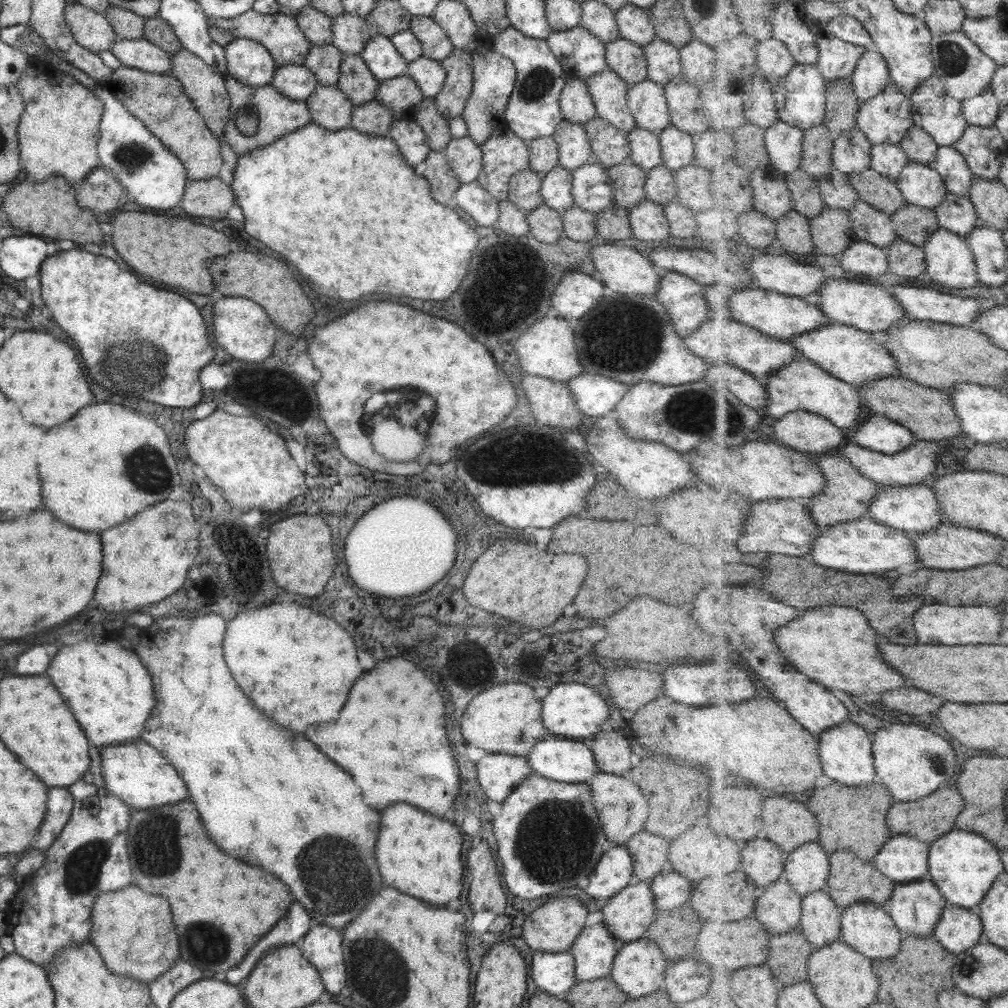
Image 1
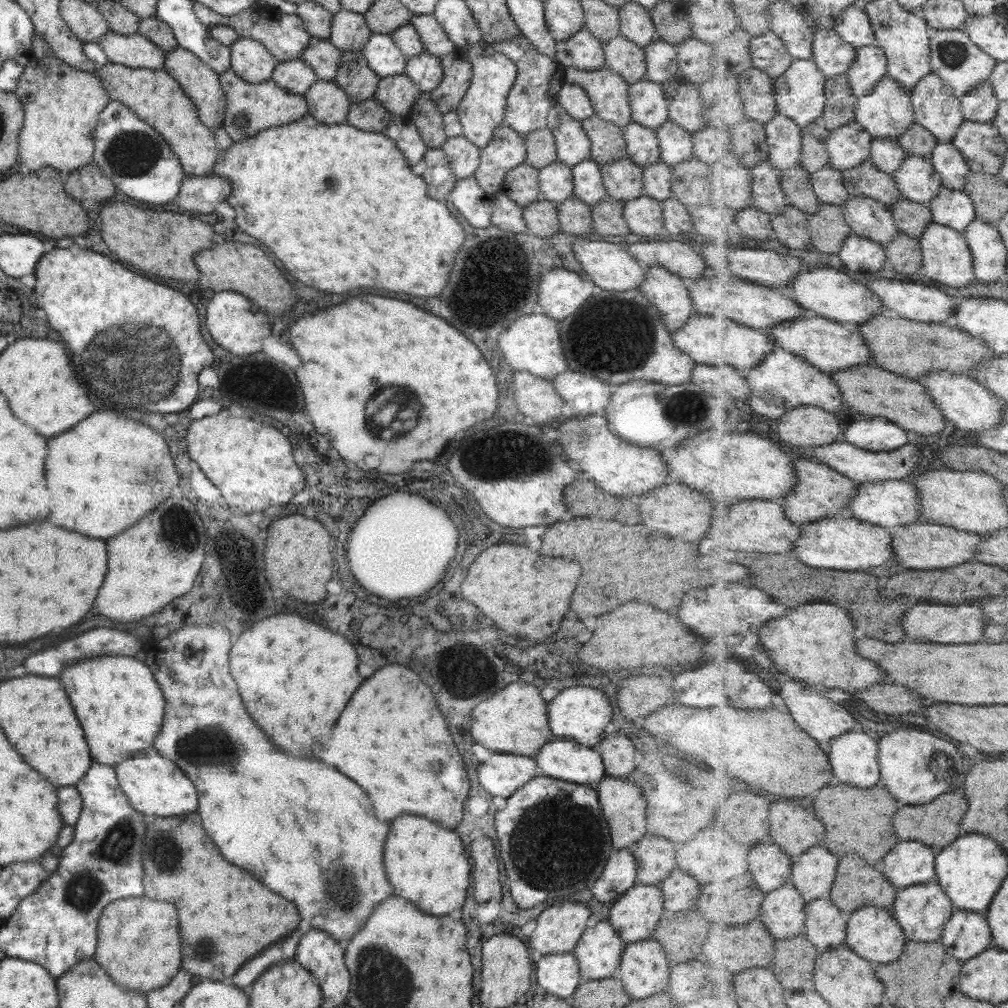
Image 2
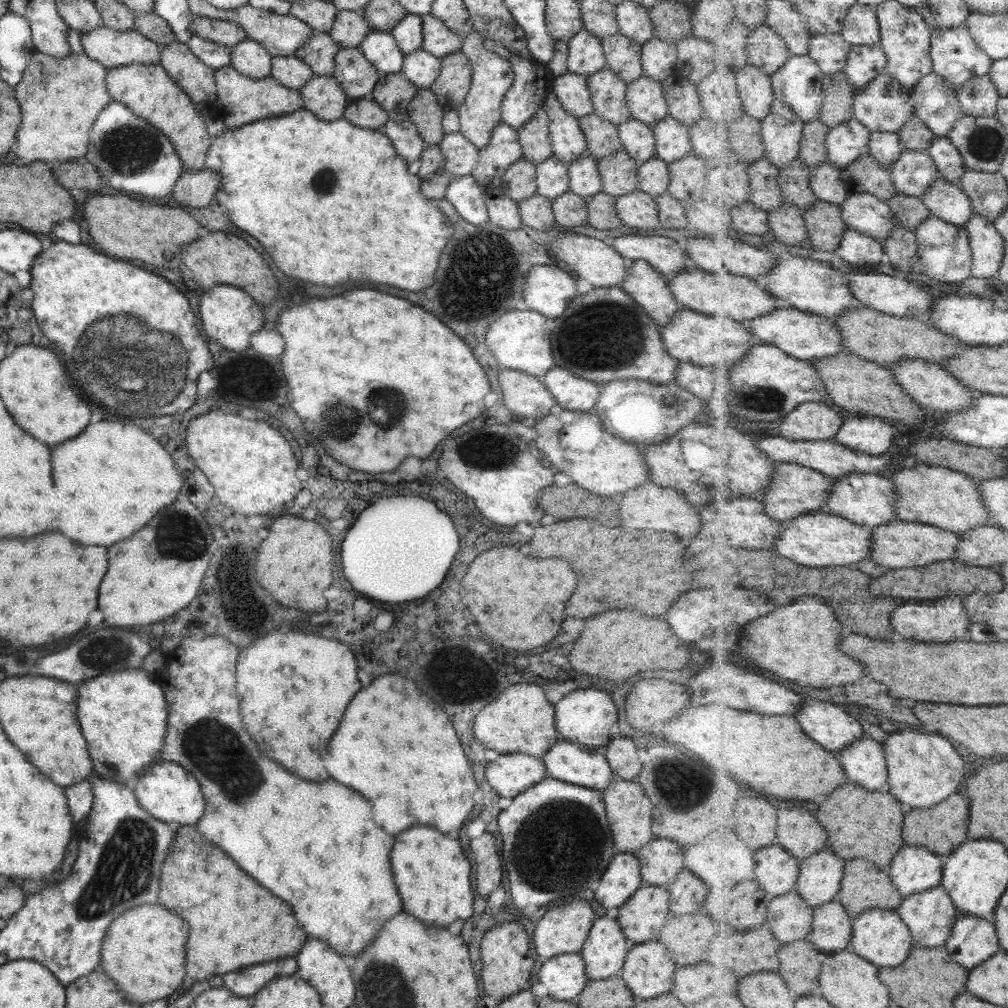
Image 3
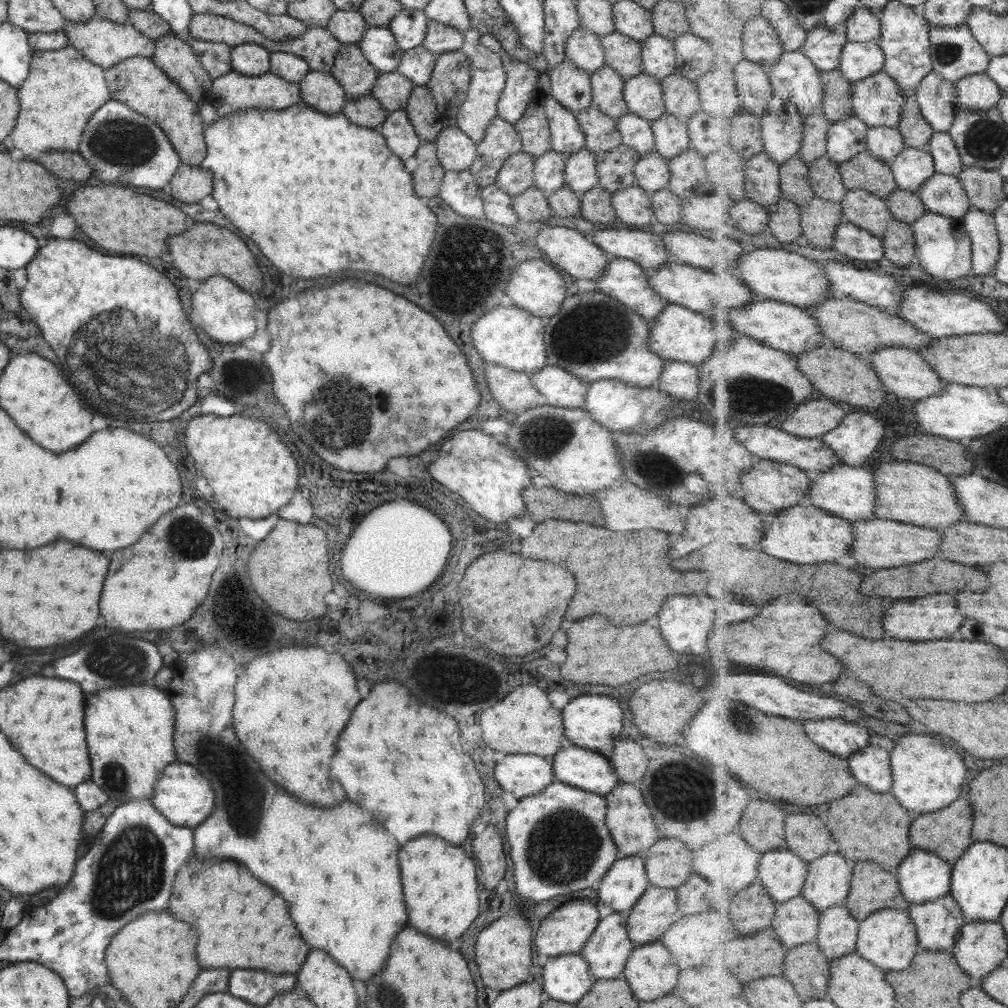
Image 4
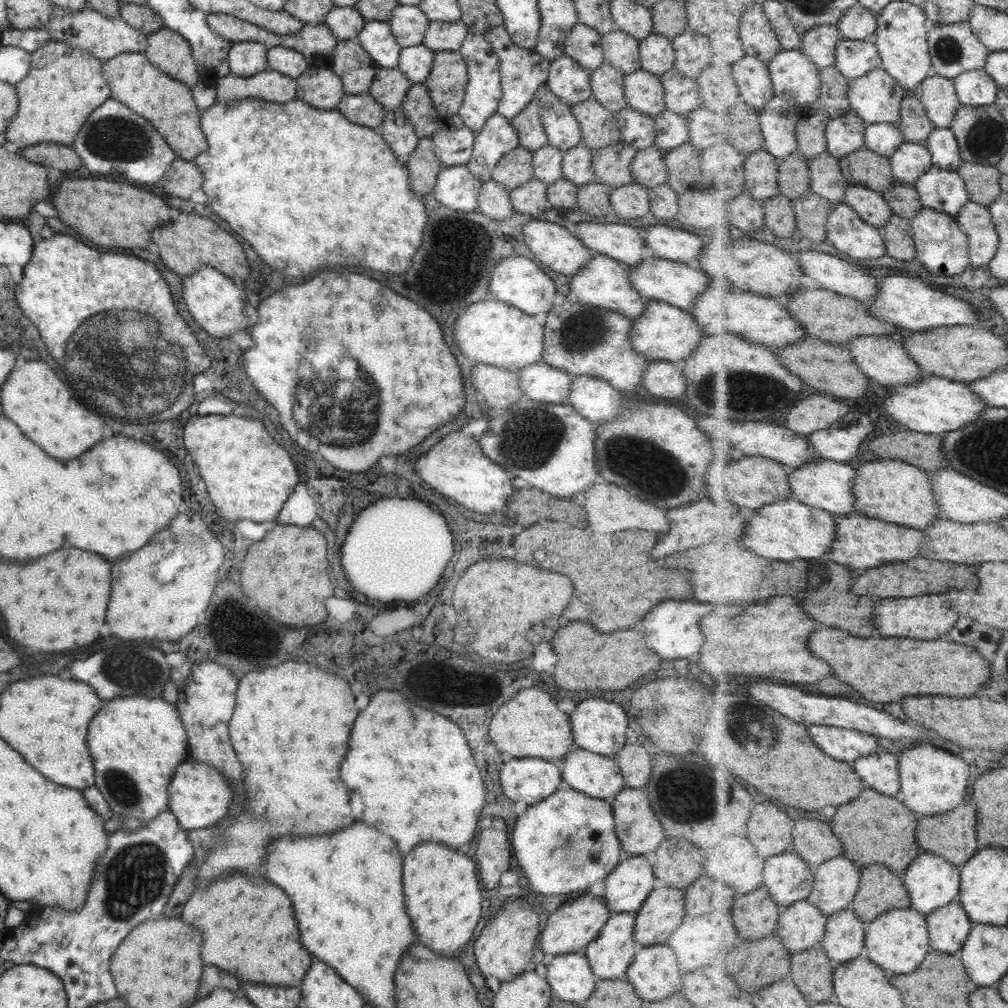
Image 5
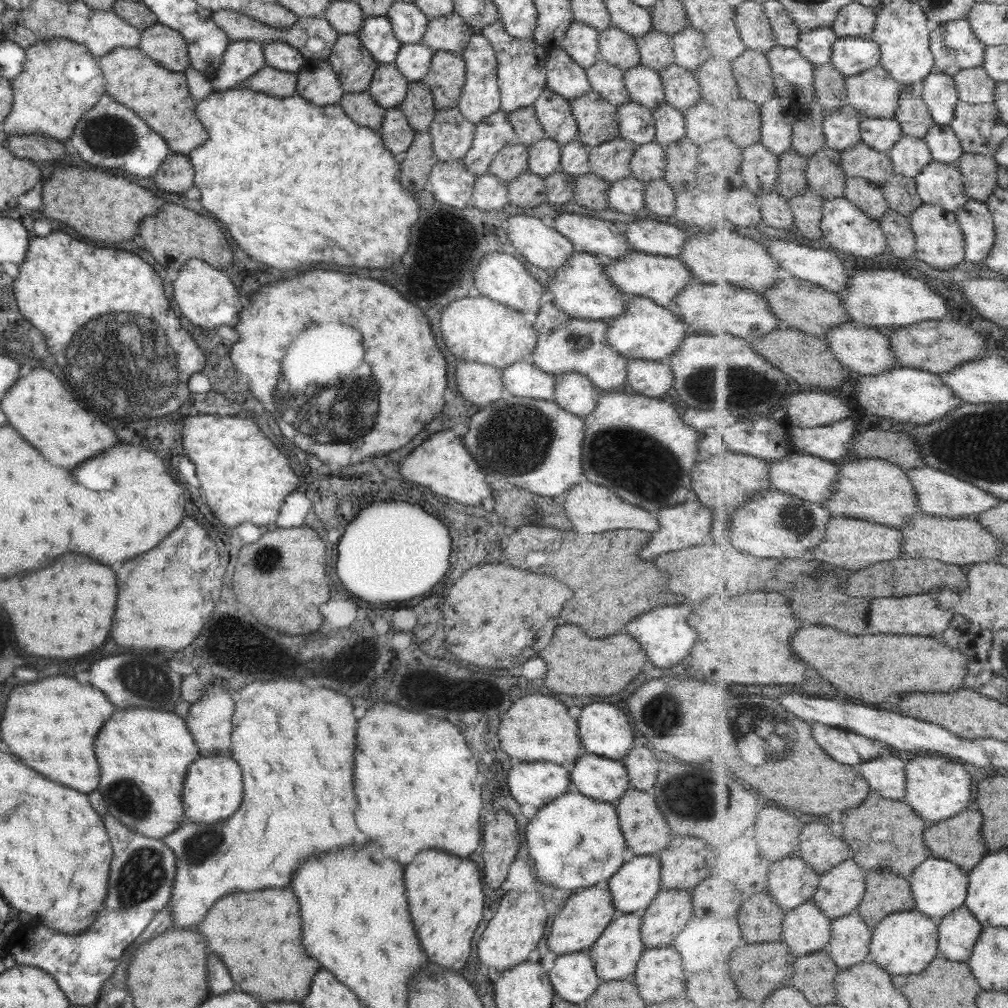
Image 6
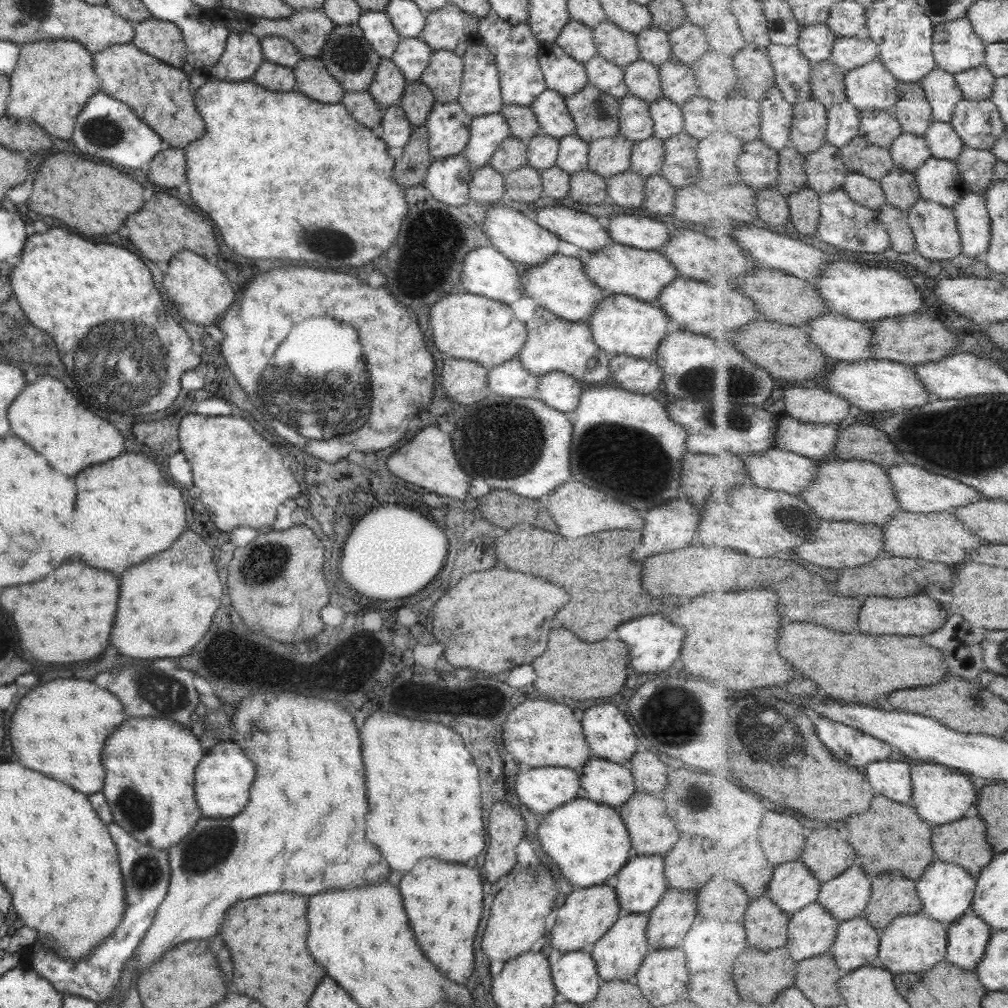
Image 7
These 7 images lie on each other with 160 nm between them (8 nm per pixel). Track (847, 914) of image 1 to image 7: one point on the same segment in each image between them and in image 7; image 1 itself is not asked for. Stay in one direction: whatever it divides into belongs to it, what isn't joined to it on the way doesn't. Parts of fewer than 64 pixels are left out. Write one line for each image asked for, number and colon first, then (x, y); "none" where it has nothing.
2: (873, 932)
3: (881, 936)
4: (889, 938)
5: (898, 940)
6: (904, 943)
7: (914, 943)

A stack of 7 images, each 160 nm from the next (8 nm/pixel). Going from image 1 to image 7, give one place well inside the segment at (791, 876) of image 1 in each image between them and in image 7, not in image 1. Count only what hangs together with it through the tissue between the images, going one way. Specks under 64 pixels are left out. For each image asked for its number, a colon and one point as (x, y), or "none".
2: (814, 873)
3: (821, 876)
4: (829, 880)
5: (836, 882)
6: (842, 889)
7: (846, 897)

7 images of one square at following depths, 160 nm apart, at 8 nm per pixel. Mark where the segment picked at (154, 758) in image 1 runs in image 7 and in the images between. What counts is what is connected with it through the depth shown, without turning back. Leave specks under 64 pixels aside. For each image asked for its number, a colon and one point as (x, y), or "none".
2: (153, 786)
3: (168, 793)
4: (180, 794)
5: (197, 796)
6: (211, 789)
7: (221, 781)

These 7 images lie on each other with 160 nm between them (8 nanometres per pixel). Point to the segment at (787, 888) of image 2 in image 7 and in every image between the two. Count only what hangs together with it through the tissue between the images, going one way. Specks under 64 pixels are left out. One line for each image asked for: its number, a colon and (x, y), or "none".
3: (792, 918)
4: (797, 920)
5: (803, 925)
6: (807, 929)
7: (812, 931)

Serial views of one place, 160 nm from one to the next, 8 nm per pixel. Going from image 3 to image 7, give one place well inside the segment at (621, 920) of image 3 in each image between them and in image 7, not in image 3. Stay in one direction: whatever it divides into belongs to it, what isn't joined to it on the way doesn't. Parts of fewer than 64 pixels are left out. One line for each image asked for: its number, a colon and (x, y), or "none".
4: (650, 915)
5: (660, 913)
6: (668, 912)
7: (667, 923)

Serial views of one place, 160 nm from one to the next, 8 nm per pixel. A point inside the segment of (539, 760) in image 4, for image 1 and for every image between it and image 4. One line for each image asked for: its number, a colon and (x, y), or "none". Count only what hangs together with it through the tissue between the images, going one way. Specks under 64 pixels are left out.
1: (498, 775)
2: (501, 775)
3: (508, 775)

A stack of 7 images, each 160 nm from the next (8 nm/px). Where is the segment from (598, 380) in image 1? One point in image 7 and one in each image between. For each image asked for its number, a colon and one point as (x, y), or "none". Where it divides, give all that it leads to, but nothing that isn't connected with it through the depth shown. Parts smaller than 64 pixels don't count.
2: (586, 396)
3: (571, 393)
4: (561, 389)
5: (540, 382)
6: (521, 379)
7: (510, 379)

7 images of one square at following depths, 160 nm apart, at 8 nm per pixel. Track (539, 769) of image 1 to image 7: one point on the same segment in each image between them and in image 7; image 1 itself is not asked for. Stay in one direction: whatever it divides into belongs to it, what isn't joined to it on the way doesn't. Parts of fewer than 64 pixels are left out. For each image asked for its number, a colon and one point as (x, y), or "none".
2: (563, 760)
3: (584, 767)
4: (579, 768)
5: (599, 777)
6: (601, 779)
7: (603, 782)

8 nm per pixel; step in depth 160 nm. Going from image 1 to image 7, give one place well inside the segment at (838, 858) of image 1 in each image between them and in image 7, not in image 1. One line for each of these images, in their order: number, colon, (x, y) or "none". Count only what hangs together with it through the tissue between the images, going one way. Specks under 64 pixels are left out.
2: (858, 884)
3: (864, 886)
4: (872, 888)
5: (880, 890)
6: (886, 892)
7: (892, 895)

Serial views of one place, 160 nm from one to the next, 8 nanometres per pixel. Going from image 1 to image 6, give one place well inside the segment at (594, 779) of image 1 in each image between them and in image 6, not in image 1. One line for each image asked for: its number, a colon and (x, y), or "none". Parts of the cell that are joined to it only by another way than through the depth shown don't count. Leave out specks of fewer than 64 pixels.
2: (623, 807)
3: (628, 812)
4: (627, 819)
5: (638, 831)
6: (644, 831)

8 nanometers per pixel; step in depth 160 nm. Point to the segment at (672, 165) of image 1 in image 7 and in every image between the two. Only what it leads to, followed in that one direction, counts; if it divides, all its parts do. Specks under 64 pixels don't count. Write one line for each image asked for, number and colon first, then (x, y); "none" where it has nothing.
2: (675, 145)
3: (671, 140)
4: (670, 133)
5: (670, 130)
6: (668, 123)
7: (666, 117)

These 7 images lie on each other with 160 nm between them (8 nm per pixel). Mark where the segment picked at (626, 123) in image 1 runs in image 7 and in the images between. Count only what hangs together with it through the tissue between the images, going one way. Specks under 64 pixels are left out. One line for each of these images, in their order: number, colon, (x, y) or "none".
2: (607, 91)
3: (607, 91)
4: (606, 85)
5: (605, 81)
6: (606, 80)
7: (607, 77)

